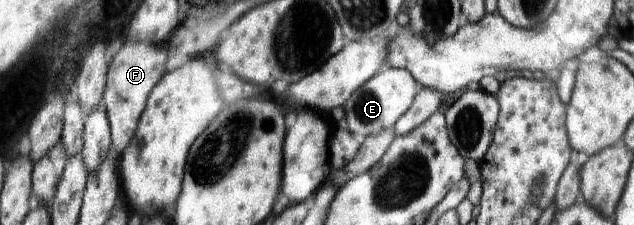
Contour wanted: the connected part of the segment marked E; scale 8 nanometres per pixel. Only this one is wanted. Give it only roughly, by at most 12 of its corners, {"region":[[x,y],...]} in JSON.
{"region":[[380,67],[343,104],[365,139],[394,127],[415,102],[408,69]]}

